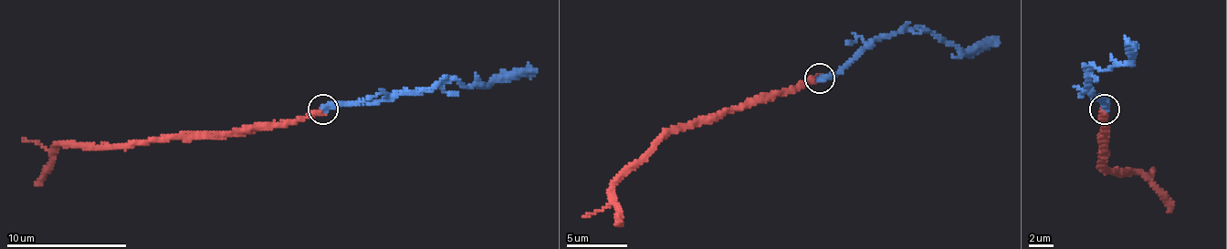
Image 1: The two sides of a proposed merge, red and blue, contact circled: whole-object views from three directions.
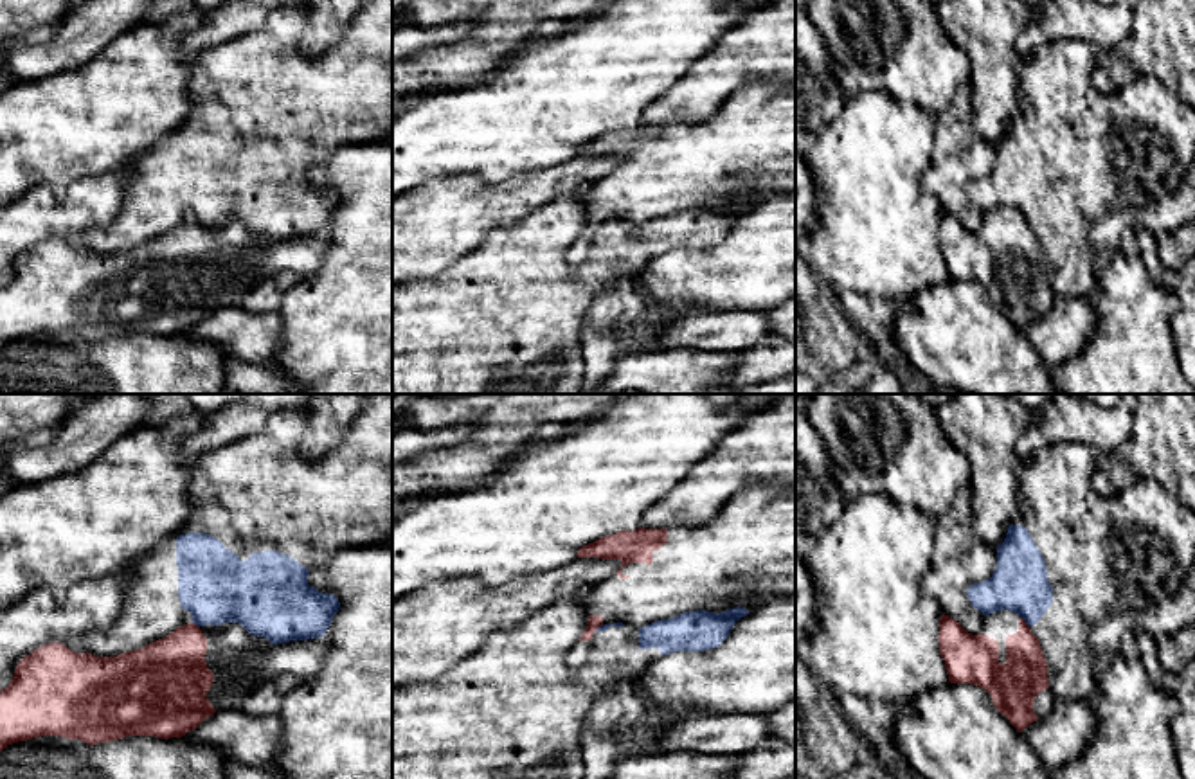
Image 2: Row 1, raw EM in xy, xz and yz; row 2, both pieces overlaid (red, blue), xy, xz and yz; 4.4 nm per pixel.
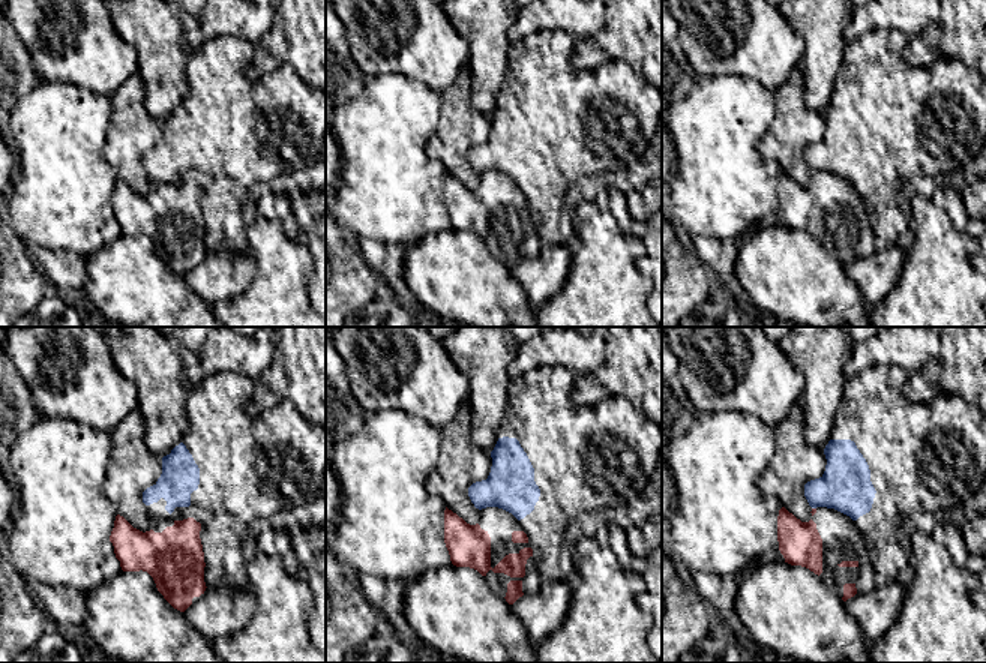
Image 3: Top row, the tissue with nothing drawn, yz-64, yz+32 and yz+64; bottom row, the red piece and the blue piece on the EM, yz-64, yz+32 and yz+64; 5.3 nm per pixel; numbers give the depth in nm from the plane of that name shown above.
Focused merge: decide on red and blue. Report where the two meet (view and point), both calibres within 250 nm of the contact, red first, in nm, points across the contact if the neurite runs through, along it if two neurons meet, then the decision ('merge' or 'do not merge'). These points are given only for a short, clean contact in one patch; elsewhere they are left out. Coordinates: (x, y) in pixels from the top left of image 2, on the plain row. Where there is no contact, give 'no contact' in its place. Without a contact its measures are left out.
contact yz (1024, 218); calibres 200 and 260 nm; do not merge

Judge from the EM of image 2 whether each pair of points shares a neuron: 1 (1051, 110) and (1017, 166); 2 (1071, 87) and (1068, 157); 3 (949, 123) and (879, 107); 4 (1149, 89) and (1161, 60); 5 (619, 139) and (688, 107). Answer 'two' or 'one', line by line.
1: one
2: one
3: two
4: two
5: two

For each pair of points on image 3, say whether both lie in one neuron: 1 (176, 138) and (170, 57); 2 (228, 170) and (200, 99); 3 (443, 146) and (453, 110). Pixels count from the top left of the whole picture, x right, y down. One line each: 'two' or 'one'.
1: two
2: one
3: one

